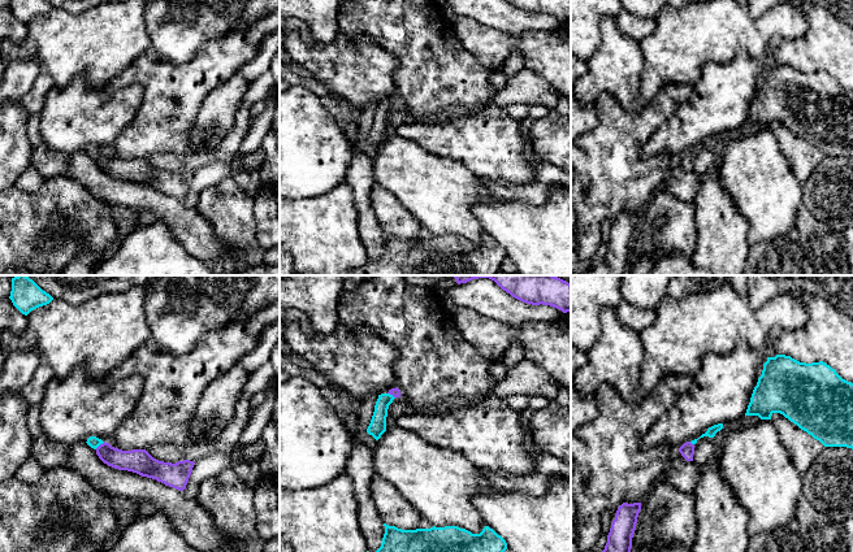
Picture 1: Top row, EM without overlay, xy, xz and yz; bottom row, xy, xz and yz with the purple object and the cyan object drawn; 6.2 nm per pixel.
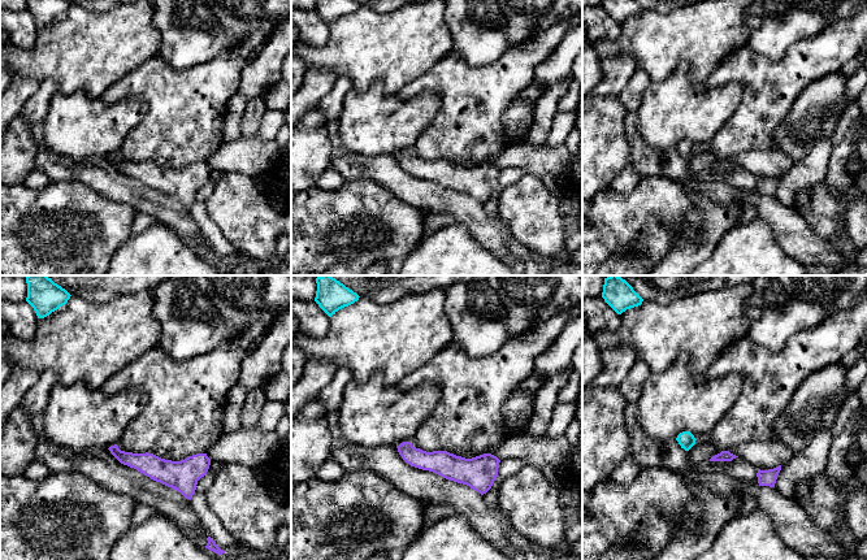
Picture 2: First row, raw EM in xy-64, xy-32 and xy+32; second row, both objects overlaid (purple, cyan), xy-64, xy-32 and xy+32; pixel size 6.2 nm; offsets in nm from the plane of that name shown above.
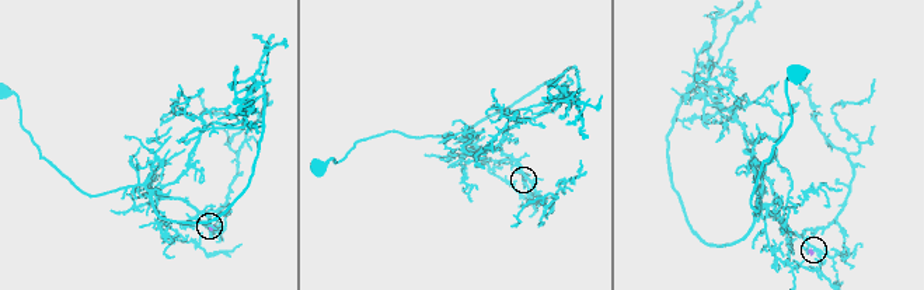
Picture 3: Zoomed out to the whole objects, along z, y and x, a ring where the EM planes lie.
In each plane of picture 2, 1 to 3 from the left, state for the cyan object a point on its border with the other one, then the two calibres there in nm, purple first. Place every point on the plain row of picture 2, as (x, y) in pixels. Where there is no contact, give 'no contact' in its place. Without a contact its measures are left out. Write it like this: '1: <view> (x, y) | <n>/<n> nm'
1: no contact
2: no contact
3: no contact

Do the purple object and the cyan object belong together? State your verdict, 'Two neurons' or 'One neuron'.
One neuron

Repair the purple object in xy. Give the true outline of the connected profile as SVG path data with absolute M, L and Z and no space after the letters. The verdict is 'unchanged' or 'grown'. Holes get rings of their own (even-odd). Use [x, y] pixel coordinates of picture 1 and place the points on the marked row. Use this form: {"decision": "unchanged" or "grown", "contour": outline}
{"decision": "grown", "contour": "M90 436L86 443L96 451L99 458L108 466L156 479L179 491L186 488L195 464L190 460L176 464L159 461L146 449L122 451L96 436Z"}

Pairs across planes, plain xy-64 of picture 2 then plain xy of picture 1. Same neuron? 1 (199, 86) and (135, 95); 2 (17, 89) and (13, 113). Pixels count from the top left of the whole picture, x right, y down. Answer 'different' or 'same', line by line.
1: different
2: different

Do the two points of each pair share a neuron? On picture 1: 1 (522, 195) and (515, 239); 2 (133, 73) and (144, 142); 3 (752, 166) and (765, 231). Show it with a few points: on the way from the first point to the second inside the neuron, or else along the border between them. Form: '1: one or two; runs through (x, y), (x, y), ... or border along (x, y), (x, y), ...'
1: two; border along (550, 192), (541, 204), (490, 204)
2: one; runs through (150, 88), (150, 125)
3: one; runs through (760, 182), (765, 191), (765, 216)

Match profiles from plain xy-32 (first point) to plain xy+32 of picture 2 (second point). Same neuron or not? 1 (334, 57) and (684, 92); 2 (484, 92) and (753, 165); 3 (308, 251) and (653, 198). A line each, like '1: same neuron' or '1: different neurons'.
1: different neurons
2: different neurons
3: same neuron

